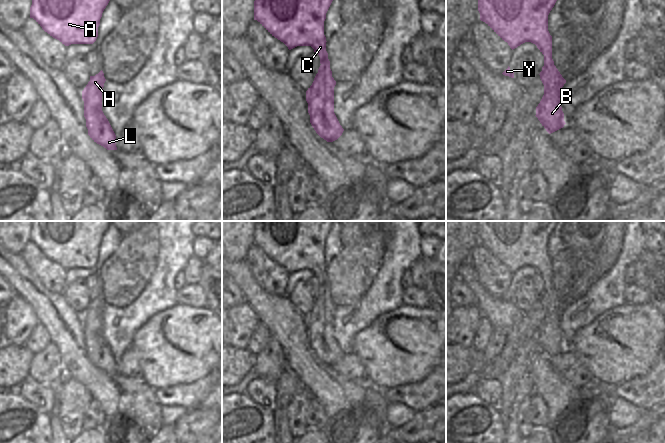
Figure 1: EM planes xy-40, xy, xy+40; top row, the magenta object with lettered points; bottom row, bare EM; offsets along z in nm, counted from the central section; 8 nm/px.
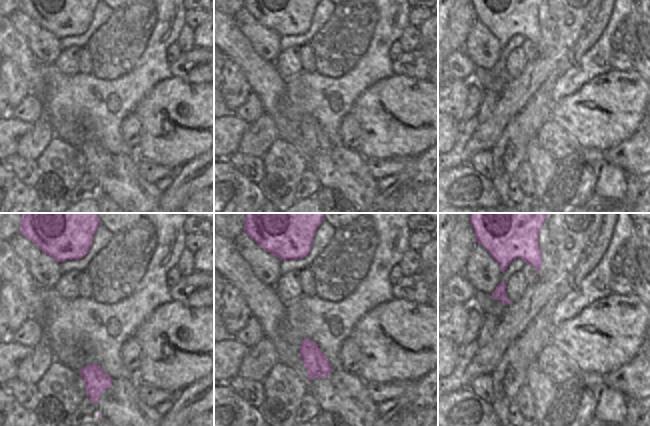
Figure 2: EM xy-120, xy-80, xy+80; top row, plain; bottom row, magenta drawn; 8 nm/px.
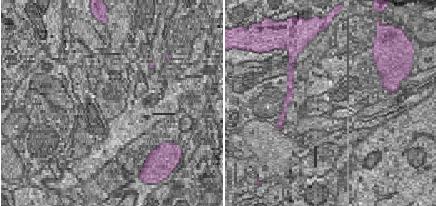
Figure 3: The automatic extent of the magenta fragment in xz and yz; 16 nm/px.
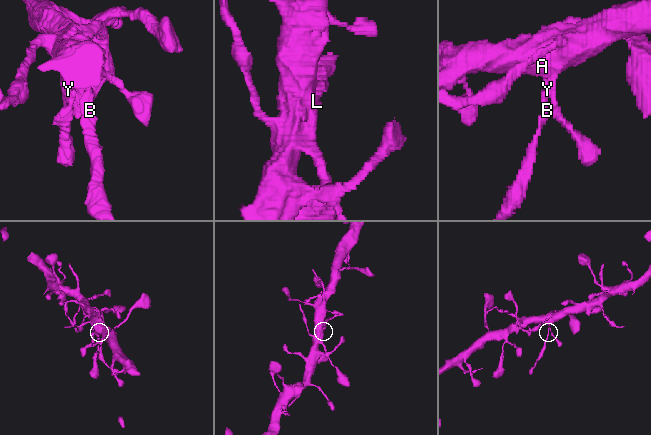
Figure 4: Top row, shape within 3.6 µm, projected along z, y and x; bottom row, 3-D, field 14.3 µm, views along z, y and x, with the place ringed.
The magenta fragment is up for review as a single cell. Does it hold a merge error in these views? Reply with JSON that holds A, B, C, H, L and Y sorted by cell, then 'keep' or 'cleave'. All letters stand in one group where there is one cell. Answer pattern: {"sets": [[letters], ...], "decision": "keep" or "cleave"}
{"sets": [["A", "C", "Y"], ["B", "H", "L"]], "decision": "cleave"}

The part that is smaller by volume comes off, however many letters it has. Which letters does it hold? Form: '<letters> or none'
B, H, L

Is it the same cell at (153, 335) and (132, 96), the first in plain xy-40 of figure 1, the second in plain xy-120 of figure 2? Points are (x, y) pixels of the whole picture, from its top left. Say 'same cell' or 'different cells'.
different cells

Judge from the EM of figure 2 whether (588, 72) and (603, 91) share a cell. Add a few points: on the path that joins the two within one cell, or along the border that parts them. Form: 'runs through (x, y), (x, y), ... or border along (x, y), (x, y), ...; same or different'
border along (612, 68), (606, 73), (597, 75), (574, 92); different

